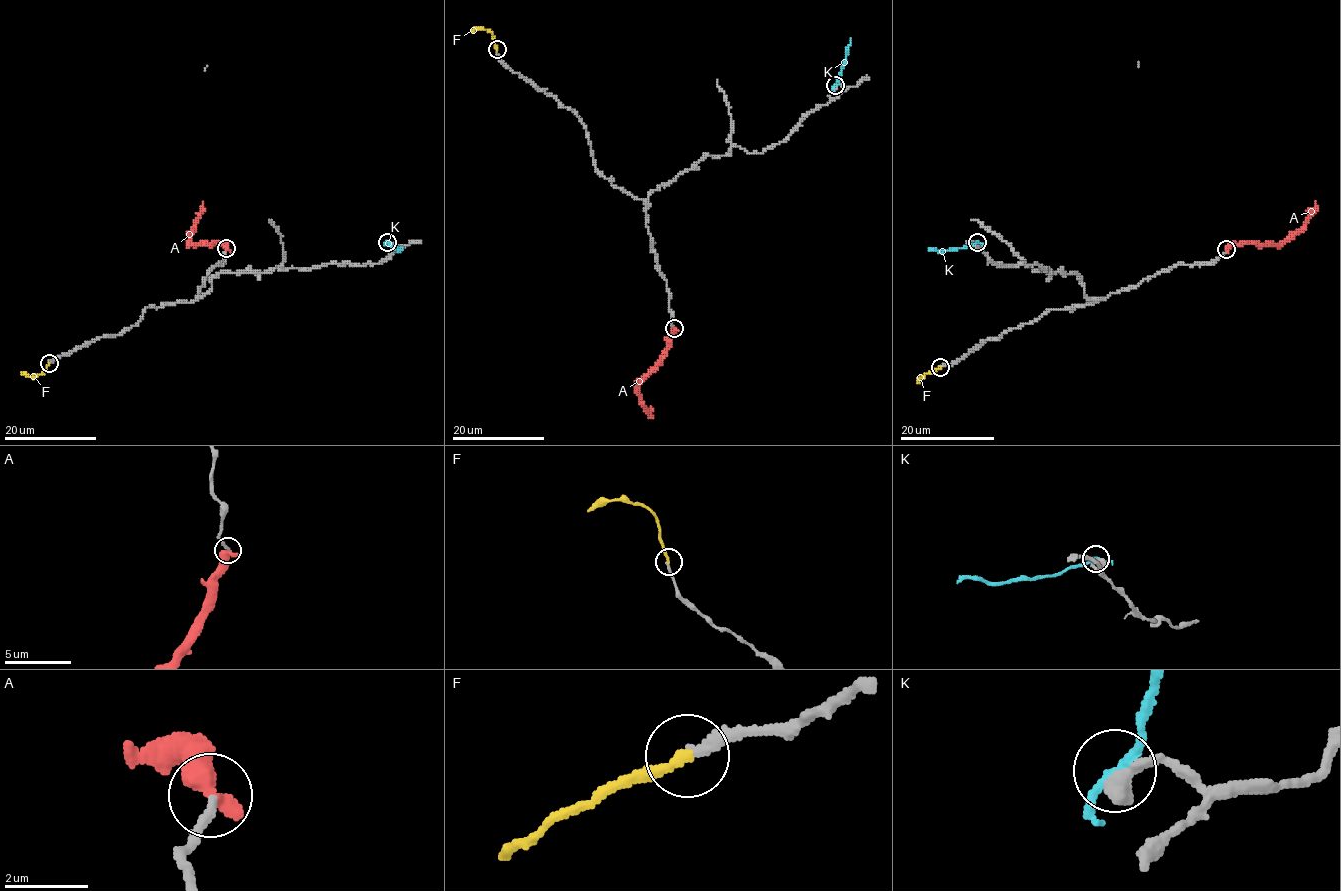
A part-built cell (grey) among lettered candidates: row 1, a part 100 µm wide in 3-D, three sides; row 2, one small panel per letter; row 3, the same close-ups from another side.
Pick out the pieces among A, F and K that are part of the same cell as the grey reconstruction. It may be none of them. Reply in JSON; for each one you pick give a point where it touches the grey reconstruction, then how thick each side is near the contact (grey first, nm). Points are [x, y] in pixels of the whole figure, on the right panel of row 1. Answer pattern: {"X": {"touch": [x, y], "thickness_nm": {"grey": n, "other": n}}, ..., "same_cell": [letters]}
{"F": {"touch": [940, 367], "thickness_nm": {"grey": 240, "other": 240}}, "same_cell": ["F"]}

